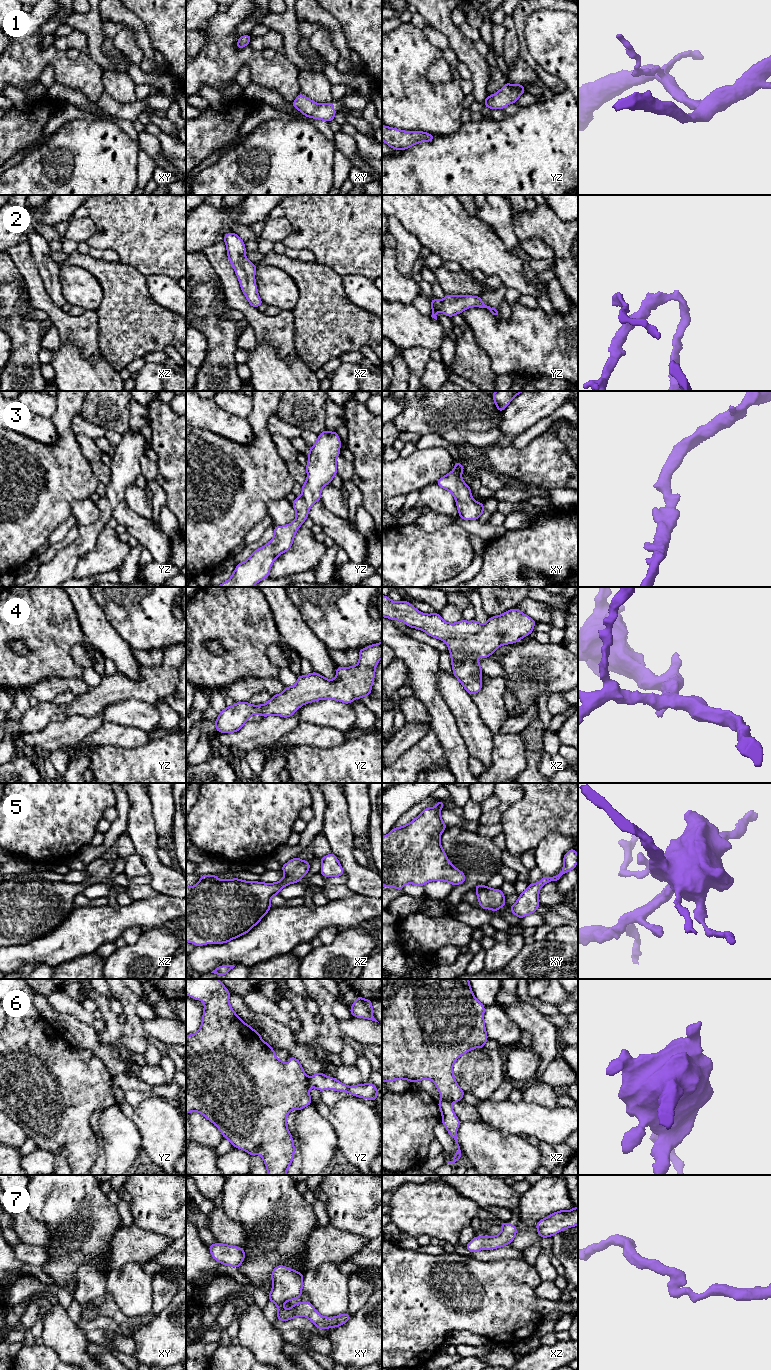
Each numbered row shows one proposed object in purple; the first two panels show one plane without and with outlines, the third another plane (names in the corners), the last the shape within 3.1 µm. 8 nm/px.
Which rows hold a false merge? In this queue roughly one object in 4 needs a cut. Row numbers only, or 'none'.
6

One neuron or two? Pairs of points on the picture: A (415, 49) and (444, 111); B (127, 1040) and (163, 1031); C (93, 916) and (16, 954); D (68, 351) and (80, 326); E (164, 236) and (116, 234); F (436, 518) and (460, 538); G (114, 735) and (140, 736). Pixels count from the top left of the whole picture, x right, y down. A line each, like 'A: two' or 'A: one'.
A: one
B: two
C: one
D: two
E: one
F: two
G: one

